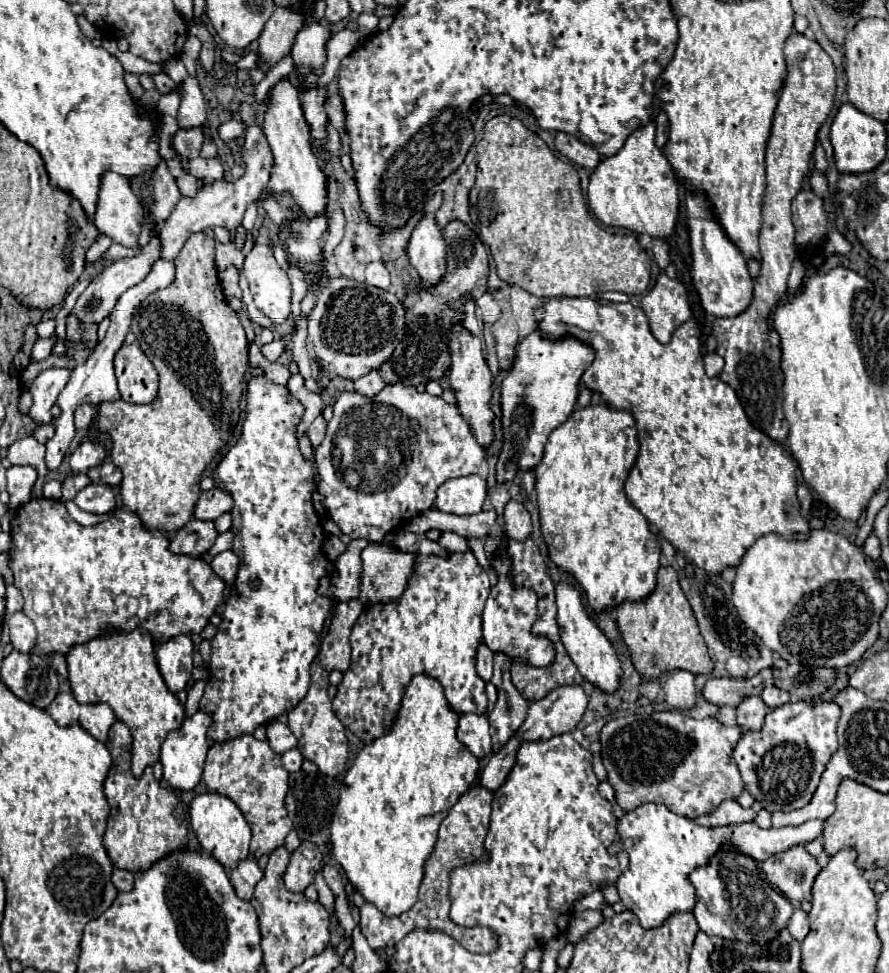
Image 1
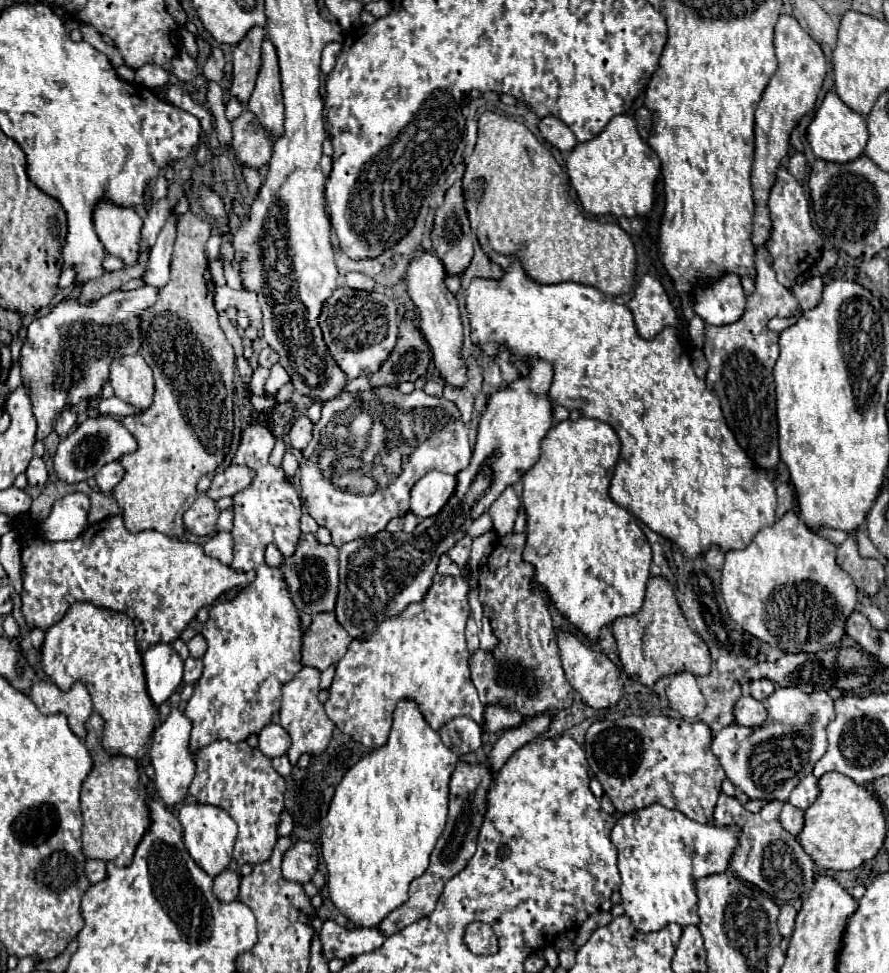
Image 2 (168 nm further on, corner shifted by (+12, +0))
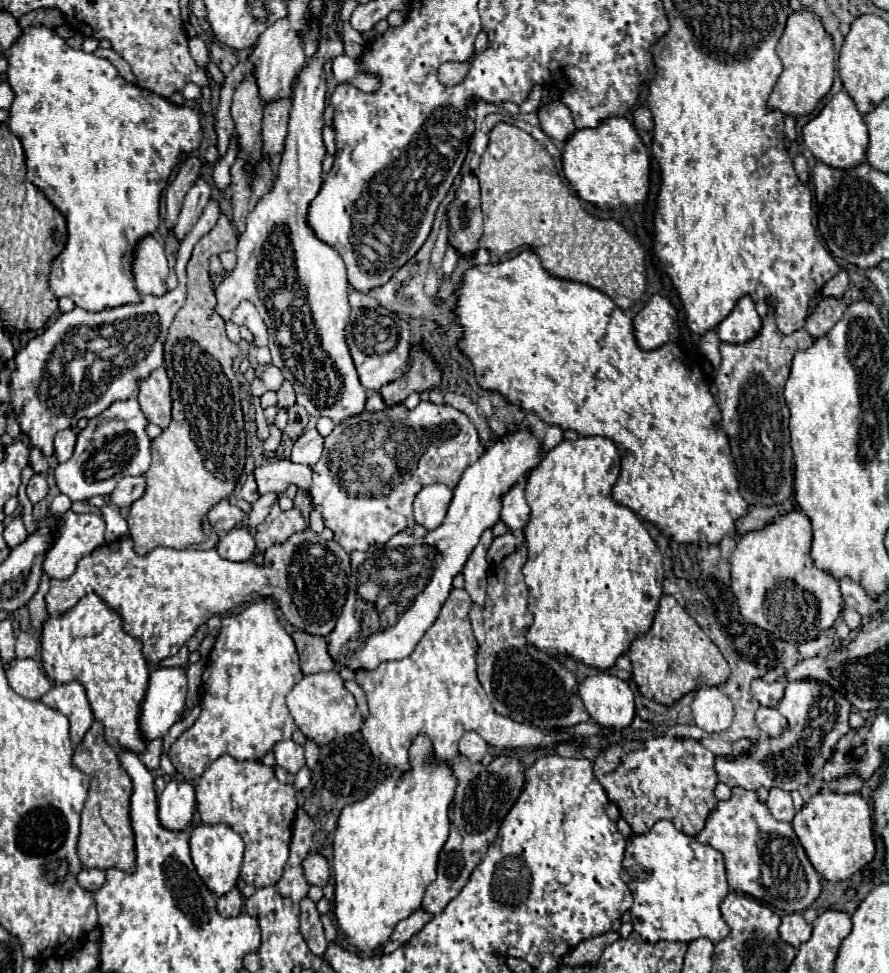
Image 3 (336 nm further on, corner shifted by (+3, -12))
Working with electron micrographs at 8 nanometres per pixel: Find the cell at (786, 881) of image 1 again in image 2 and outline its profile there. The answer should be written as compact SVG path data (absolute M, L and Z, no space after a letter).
M721 793L711 823L717 827L741 829L739 843L729 861L729 869L737 877L757 885L761 891L769 893L775 899L791 901L791 899L801 899L813 887L815 863L803 851L799 841L781 827L779 811L781 811L781 803L767 803L759 813L751 813L737 801L737 797L727 797Z

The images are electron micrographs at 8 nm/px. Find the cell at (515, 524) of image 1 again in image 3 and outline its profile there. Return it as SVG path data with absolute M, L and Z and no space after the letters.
M524 483L514 485L502 499L502 511L500 521L510 529L524 529L530 521L530 507L524 499Z

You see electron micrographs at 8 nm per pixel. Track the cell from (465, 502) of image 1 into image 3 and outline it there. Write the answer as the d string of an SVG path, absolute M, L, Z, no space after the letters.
M426 485L414 499L416 523L424 525L428 531L436 529L448 511L452 501L452 489L446 485Z

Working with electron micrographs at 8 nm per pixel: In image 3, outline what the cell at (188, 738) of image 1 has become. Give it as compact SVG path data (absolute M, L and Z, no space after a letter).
M182 777L168 781L162 791L162 803L158 803L158 817L166 829L182 831L194 817L196 793L194 785Z

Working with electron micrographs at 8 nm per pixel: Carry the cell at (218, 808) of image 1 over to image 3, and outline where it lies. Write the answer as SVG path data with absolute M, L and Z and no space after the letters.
M200 823L190 833L190 853L192 853L192 861L196 865L196 871L202 877L202 881L206 883L206 887L212 893L216 893L218 897L228 893L236 885L236 879L238 879L240 867L242 867L242 851L244 851L244 843L242 843L240 835L224 823L220 823L220 825Z

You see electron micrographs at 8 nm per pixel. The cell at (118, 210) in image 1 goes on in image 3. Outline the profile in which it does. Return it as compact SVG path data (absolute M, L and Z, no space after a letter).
M146 235L138 241L132 261L132 275L136 289L144 295L164 295L166 293L166 277L168 277L168 261L164 255L164 247L152 235Z

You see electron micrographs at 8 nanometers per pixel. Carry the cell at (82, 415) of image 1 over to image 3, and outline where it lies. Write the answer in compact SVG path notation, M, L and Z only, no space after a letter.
M64 429L56 435L54 439L54 449L58 455L58 461L68 461L74 453L74 445L76 445L76 431L74 429Z

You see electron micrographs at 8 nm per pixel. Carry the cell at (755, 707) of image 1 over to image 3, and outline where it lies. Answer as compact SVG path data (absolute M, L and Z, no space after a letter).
M760 707L756 711L756 725L768 737L780 735L780 731L784 731L784 727L786 727L784 717L774 707Z

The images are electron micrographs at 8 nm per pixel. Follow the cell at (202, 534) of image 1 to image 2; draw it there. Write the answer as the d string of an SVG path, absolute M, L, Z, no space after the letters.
M205 493L197 495L195 503L185 511L187 531L191 531L193 535L199 535L199 537L213 535L213 533L215 533L217 519L219 519L219 513L221 513L221 511L217 509L215 499L211 499L211 497L205 495Z

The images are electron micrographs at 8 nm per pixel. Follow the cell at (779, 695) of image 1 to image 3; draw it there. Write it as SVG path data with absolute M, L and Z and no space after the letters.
M756 679L752 681L752 697L764 707L776 707L784 697L784 683L766 683L762 679Z

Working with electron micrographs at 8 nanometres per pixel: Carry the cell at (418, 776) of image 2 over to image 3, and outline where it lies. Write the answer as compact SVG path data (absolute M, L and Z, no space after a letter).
M420 733L410 745L410 769L400 779L384 777L376 789L362 801L356 801L342 809L336 835L334 835L334 911L340 929L348 935L348 941L360 951L374 951L386 941L398 921L410 917L420 909L428 883L436 879L438 853L444 847L450 831L448 807L456 793L456 777L446 761L434 755L430 739Z

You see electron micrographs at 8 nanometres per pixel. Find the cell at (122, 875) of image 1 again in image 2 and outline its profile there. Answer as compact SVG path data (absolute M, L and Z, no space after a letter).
M89 859L85 863L85 875L87 875L89 883L99 883L101 879L105 879L105 873L107 873L105 861L93 861L93 859Z

